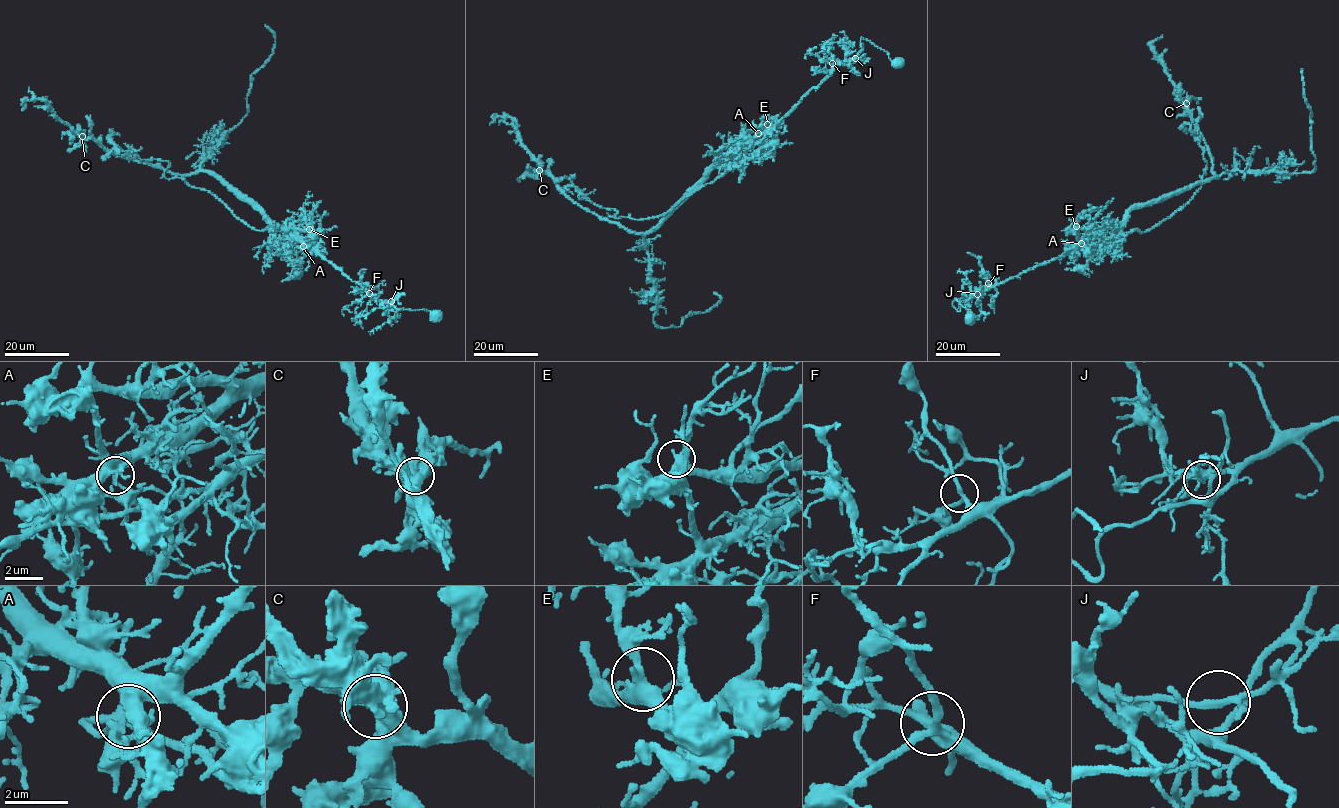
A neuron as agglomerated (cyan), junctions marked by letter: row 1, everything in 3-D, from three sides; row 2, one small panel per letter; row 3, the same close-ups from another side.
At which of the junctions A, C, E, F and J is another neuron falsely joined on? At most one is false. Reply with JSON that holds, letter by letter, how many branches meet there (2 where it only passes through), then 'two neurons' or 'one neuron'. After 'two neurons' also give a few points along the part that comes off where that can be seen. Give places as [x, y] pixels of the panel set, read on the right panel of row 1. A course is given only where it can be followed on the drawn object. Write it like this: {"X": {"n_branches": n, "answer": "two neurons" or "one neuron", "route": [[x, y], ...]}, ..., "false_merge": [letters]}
{"A": {"n_branches": 3, "answer": "two neurons", "route": [[1081, 243], [1096, 246], [1149, 230], [1185, 205], [1205, 173], [1204, 148], [1191, 127], [1203, 117]]}, "C": {"n_branches": 3, "answer": "one neuron"}, "E": {"n_branches": 3, "answer": "one neuron"}, "F": {"n_branches": 3, "answer": "one neuron"}, "J": {"n_branches": 3, "answer": "one neuron"}, "false_merge": ["A"]}

